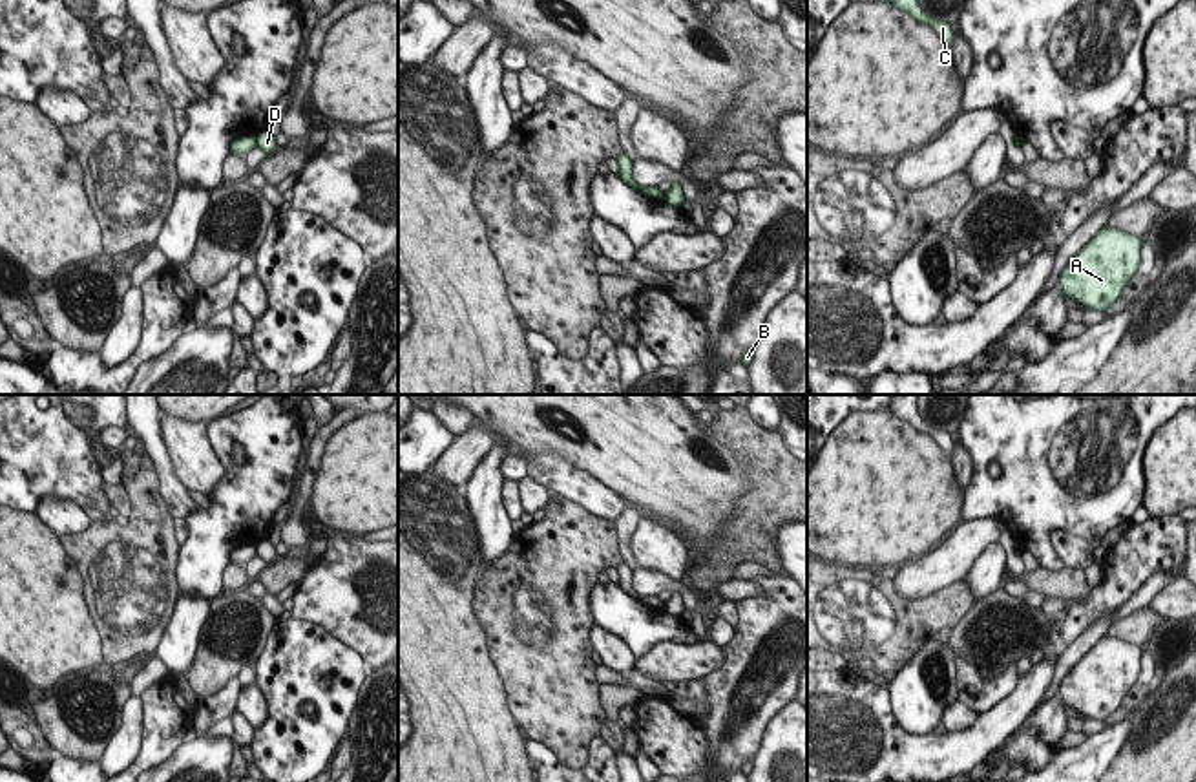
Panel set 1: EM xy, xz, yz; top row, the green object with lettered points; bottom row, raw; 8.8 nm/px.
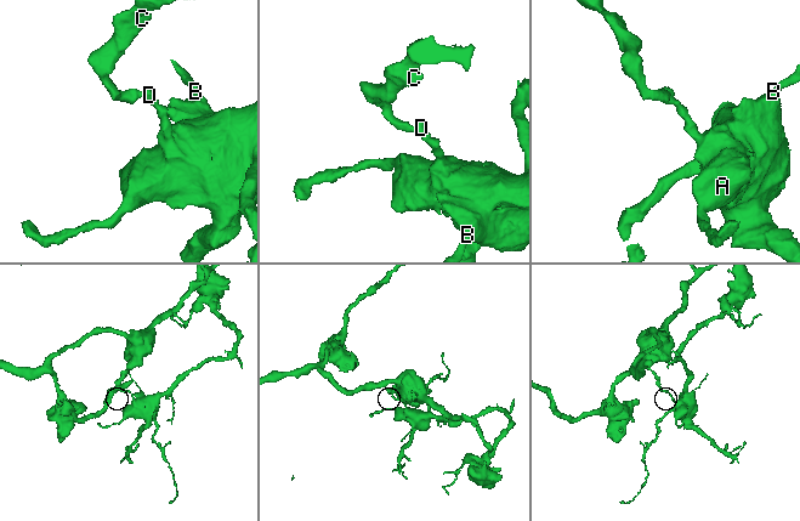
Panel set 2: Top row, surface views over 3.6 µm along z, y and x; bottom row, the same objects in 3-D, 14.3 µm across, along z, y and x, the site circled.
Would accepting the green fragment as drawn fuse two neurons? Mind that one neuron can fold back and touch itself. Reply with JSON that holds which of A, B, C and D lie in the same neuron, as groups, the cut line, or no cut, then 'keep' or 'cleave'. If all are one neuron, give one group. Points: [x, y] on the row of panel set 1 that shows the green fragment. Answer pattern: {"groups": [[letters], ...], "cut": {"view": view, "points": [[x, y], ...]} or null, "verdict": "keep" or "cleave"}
{"groups": [["A", "B", "D"], ["C"]], "cut": {"view": "xy", "points": [[254, 137], [256, 145]]}, "verdict": "cleave"}

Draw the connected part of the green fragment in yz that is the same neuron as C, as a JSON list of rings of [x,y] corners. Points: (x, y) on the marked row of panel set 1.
[[[889,0],[897,9],[907,13],[909,16],[917,18],[922,24],[929,24],[933,31],[942,37],[949,46],[955,38],[951,26],[935,18],[929,18],[922,7],[918,5],[918,0]]]

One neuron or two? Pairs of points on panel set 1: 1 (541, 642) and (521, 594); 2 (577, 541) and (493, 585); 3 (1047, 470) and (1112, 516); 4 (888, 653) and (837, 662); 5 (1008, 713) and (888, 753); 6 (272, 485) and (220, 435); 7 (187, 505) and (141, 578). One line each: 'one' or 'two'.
1: one
2: one
3: one
4: two
5: one
6: one
7: two

